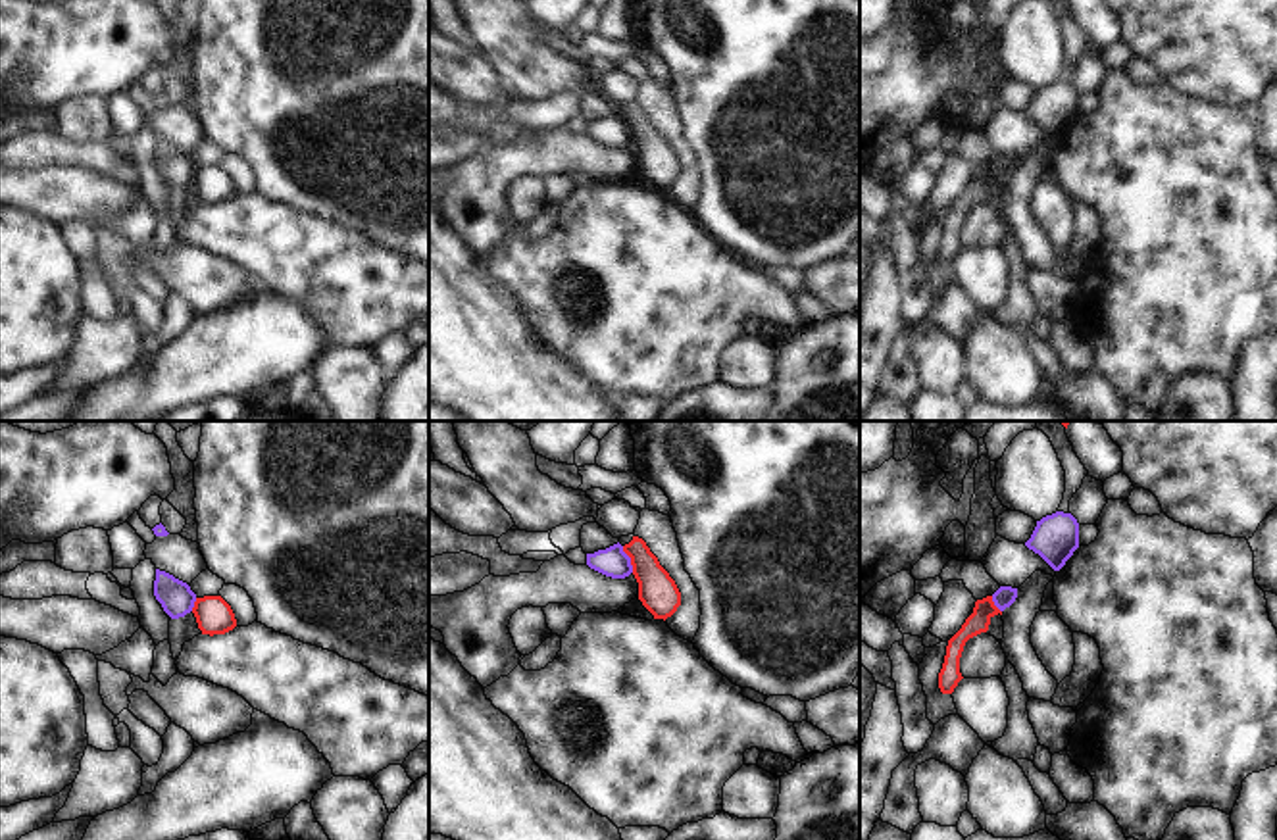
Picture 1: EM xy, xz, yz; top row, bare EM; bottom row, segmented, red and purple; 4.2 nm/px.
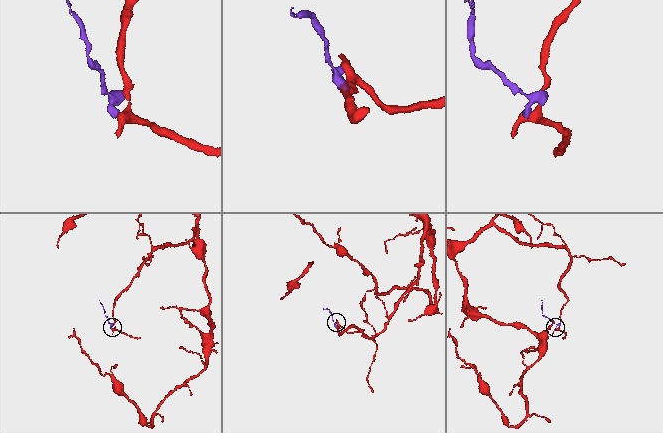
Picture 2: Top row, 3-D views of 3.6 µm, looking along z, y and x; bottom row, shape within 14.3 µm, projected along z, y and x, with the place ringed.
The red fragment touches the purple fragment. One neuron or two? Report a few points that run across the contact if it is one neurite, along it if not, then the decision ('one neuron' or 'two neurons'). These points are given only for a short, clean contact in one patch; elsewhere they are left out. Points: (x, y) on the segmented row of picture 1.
line xz (622, 546), (633, 571); two neurons

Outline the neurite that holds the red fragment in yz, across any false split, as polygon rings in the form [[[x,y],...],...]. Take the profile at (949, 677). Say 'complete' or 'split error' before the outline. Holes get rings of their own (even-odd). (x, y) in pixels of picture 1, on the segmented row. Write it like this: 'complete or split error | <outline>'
complete | [[[992,596],[975,602],[973,613],[962,629],[948,640],[942,669],[939,673],[939,688],[942,694],[952,694],[964,679],[960,673],[960,657],[969,638],[987,632],[990,619],[1002,611],[994,605]]]

